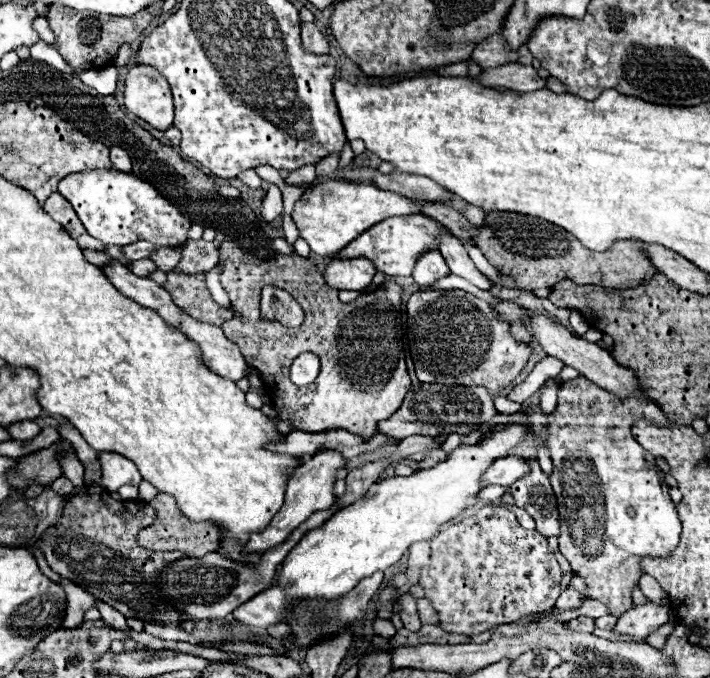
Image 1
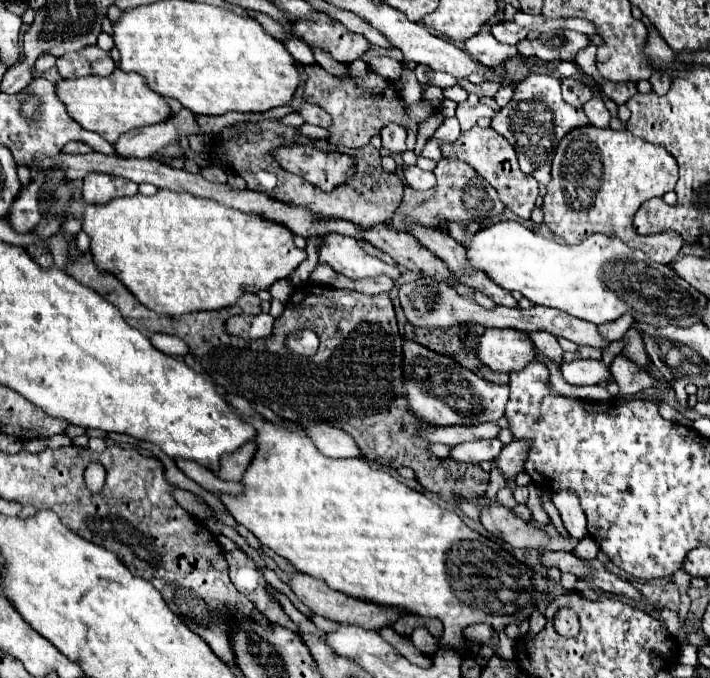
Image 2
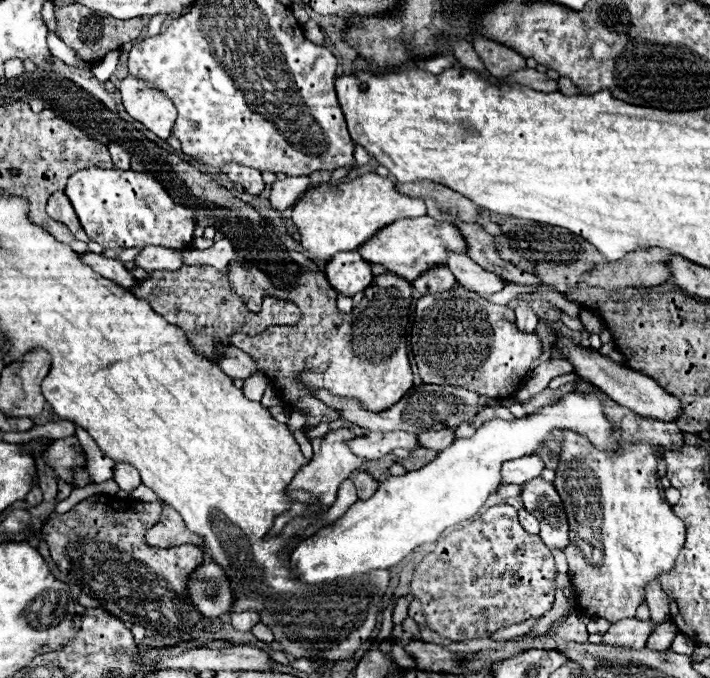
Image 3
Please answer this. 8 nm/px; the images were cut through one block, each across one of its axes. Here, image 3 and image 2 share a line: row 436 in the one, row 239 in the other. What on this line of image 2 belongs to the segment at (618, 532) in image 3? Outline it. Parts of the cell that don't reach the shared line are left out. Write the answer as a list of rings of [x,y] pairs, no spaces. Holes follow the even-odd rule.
[[[584,126],[574,128],[560,142],[554,162],[548,194],[544,196],[544,224],[568,244],[580,244],[600,232],[616,236],[630,248],[642,250],[660,264],[672,264],[684,246],[676,232],[640,236],[634,230],[636,210],[654,196],[664,196],[678,182],[678,164],[664,148],[632,136],[628,130],[610,130]]]

